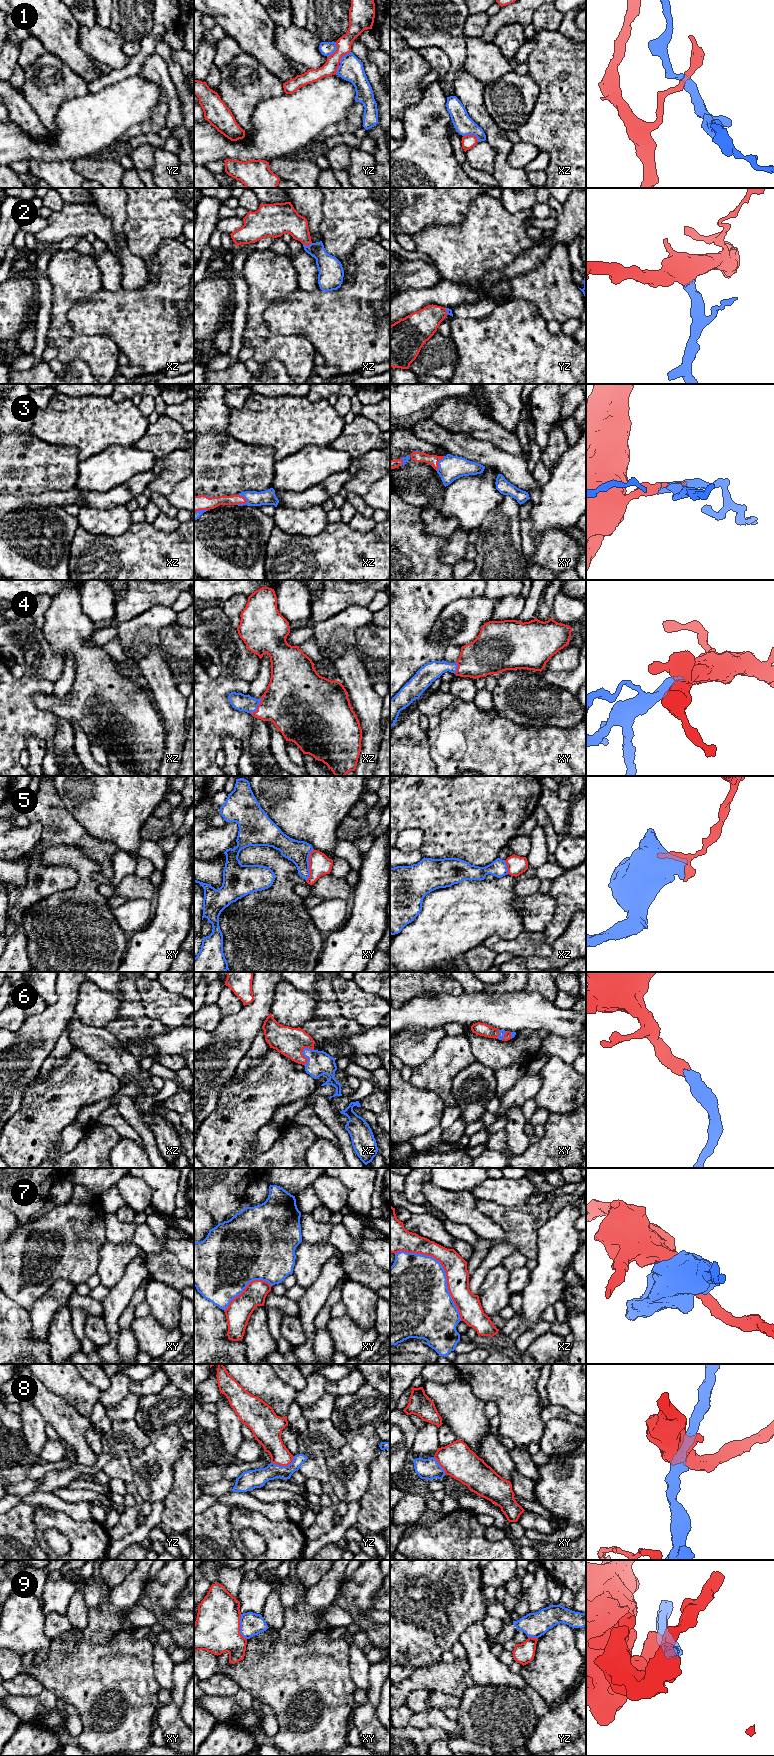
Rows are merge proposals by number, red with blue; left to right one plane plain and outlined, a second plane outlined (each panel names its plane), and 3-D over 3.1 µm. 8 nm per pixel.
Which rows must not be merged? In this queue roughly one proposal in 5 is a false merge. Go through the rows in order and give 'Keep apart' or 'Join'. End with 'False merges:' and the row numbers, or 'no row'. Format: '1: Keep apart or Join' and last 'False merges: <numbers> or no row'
1: Keep apart
2: Join
3: Join
4: Join
5: Keep apart
6: Join
7: Keep apart
8: Keep apart
9: Keep apart
False merges: 1, 5, 7, 8, 9

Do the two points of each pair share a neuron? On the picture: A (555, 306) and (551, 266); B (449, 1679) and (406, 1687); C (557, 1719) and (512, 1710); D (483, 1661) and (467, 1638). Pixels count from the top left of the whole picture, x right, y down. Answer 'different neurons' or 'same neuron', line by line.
A: same neuron
B: same neuron
C: different neurons
D: same neuron

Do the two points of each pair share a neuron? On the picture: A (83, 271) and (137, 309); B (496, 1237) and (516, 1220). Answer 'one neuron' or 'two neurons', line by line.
A: two neurons
B: two neurons

